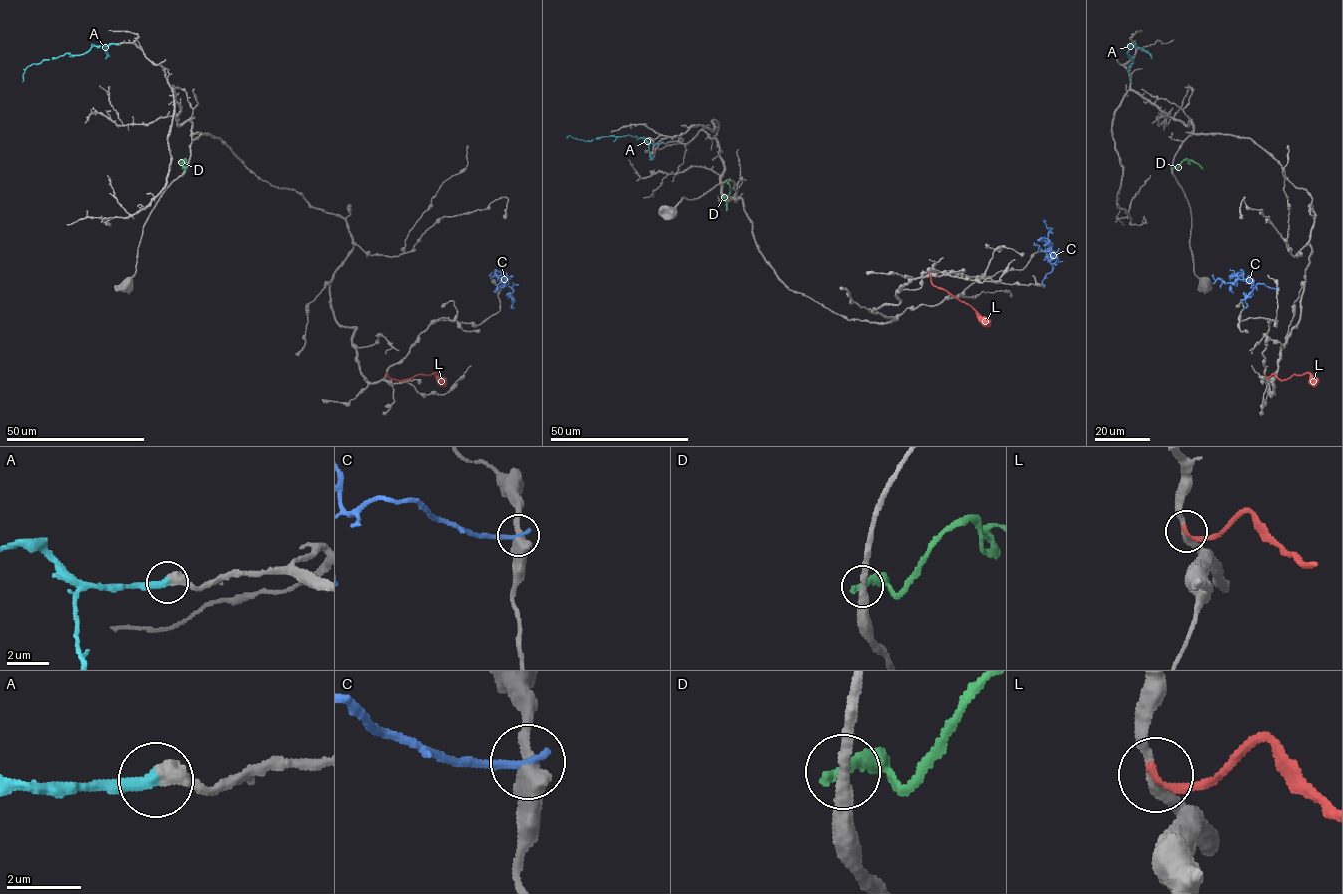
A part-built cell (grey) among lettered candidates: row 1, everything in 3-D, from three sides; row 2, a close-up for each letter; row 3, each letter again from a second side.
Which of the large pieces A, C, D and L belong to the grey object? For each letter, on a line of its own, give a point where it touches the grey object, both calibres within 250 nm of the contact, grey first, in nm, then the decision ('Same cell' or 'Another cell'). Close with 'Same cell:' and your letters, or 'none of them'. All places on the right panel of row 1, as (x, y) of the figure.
A: Touches grey at (1135, 44). Thickness 440 nm (grey) against 400 nm. Same cell
C: Touches grey at (1277, 288). Thickness 550 nm (grey) against 280 nm. Another cell
D: Touches grey at (1172, 168). Thickness 340 nm (grey) against 340 nm. Another cell
L: Touches grey at (1265, 376). Thickness 260 nm (grey) against 240 nm. Another cell
Same cell: A

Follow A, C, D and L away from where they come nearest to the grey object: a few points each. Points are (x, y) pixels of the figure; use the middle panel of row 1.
A: (661, 142), (648, 142), (630, 135), (586, 141), (568, 135), (566, 138)
C: (1043, 285), (1043, 280), (1052, 269), (1047, 260), (1051, 245), (1046, 221)
D: (729, 180), (730, 191), (724, 197), (726, 211)
L: (930, 273), (935, 286), (964, 301), (988, 323)

